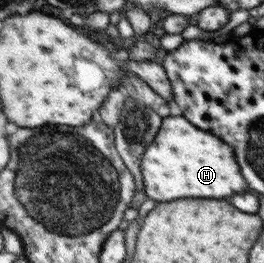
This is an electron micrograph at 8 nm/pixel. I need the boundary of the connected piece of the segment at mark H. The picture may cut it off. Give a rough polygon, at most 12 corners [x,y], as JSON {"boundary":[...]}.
{"boundary":[[161,118],[140,170],[156,202],[248,192],[232,148]]}

